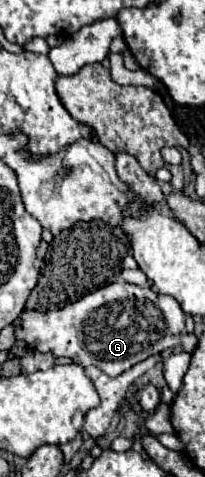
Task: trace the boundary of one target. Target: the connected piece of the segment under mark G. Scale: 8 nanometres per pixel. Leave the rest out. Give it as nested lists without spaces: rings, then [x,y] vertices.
[[[120,279],[110,283],[110,287],[102,287],[102,291],[94,291],[94,295],[86,295],[86,299],[56,311],[22,311],[22,325],[16,329],[16,337],[40,353],[70,357],[82,367],[94,365],[106,375],[118,377],[152,355],[180,343],[186,347],[186,337],[182,337],[184,317],[176,299]]]

